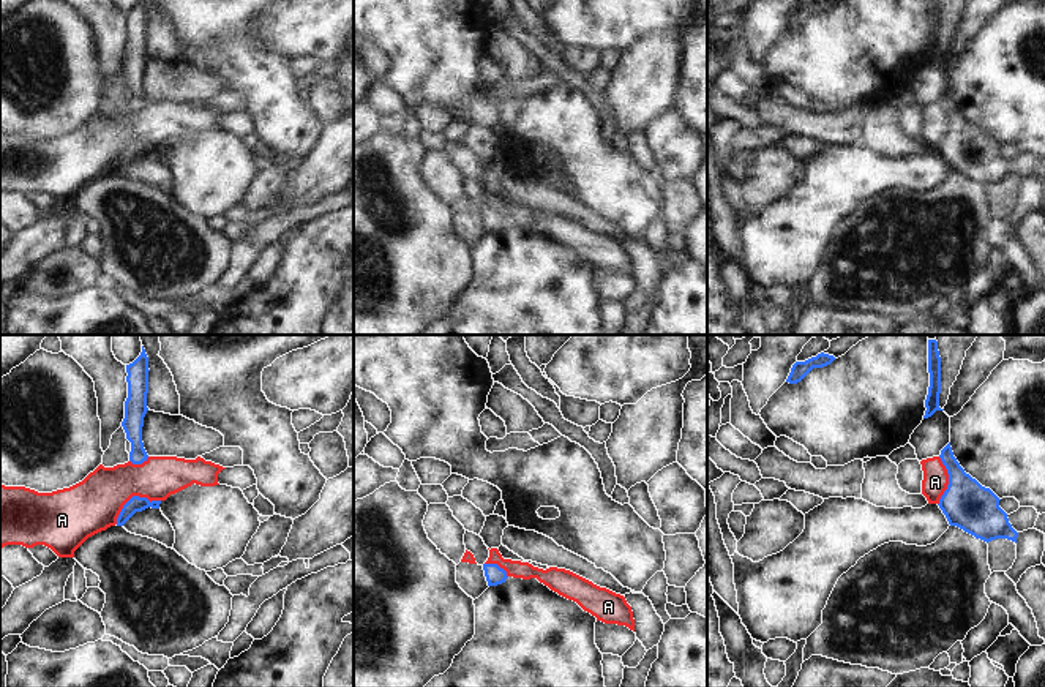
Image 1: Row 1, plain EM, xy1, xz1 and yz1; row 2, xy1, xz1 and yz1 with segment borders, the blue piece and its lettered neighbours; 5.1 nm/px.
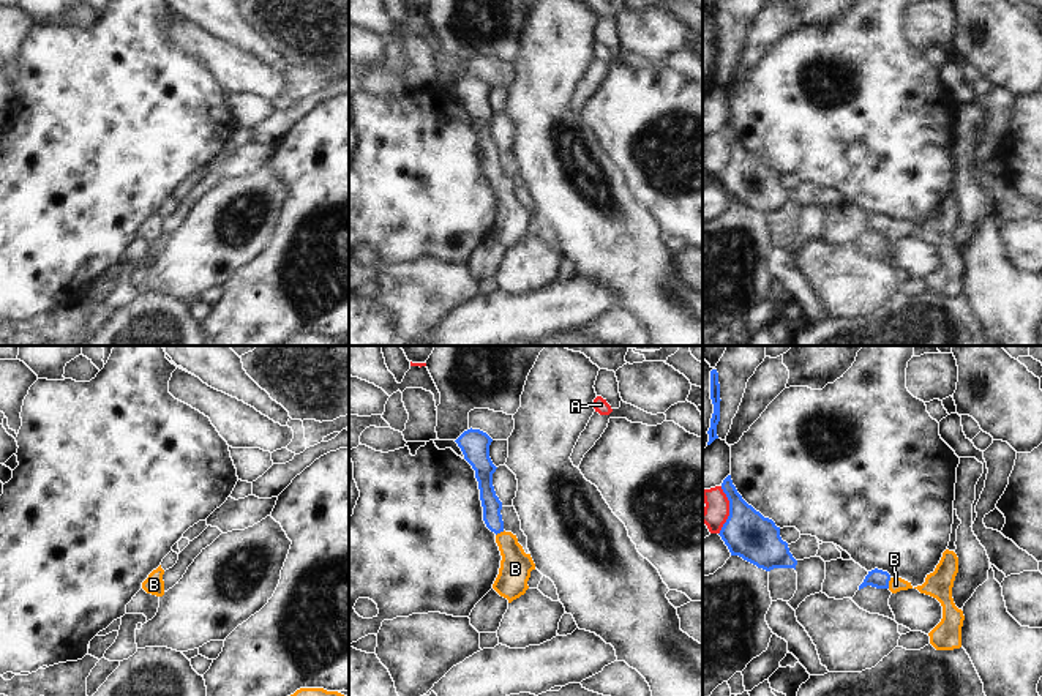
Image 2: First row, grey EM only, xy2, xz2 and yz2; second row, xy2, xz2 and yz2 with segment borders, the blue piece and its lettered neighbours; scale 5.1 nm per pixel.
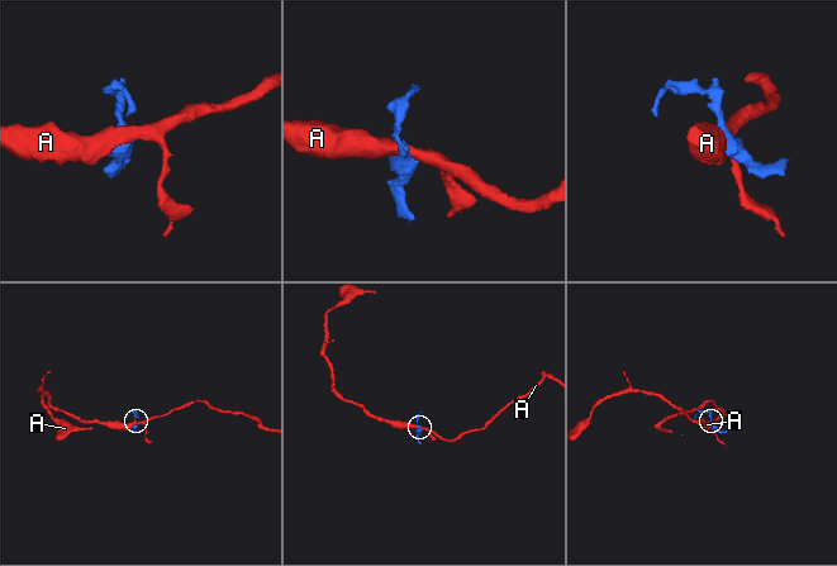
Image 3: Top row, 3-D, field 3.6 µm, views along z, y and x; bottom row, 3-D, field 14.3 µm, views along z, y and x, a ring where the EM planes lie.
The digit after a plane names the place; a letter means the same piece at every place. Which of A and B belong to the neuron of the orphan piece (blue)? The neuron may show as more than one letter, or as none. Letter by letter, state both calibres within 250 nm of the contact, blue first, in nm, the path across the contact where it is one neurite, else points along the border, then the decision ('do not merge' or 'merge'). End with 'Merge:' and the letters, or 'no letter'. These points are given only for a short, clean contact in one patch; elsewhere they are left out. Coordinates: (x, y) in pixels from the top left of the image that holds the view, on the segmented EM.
A: 80/280 nm | along xy1 (160, 499), (149, 501), (133, 496), (123, 506), (116, 523) | do not merge
B: 100/80 nm | across yz2 (877, 578), (888, 583), (895, 584) | merge
Merge: B

